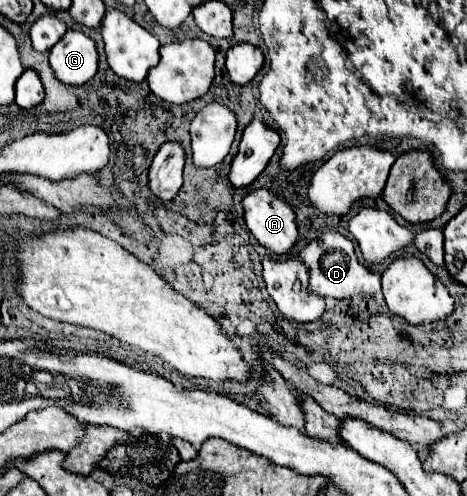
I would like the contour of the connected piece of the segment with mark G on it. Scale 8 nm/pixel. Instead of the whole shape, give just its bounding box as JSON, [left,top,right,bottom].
[51,29,97,85]

